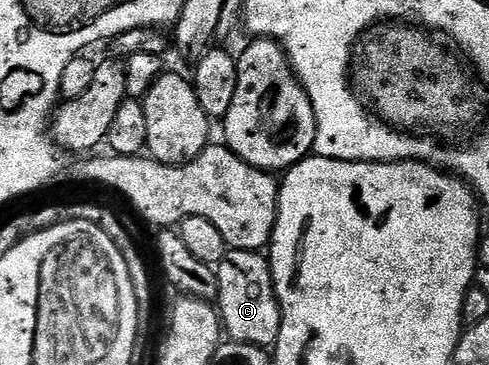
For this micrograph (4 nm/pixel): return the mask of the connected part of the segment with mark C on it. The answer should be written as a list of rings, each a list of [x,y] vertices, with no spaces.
[[[229,249],[215,267],[217,277],[217,310],[222,330],[232,343],[244,343],[264,349],[274,348],[283,311],[275,296],[271,261],[263,251]]]

